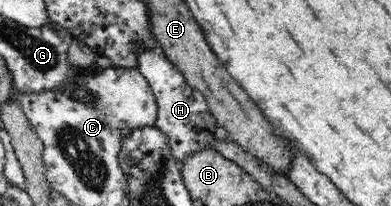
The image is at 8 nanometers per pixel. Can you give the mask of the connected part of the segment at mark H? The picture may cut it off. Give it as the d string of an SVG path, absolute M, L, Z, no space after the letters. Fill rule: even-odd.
M156 51L145 52L139 57L139 73L147 80L147 83L152 89L152 94L156 99L158 117L155 126L160 129L168 137L168 146L172 150L172 156L178 166L183 164L183 161L191 156L193 153L211 149L211 145L218 140L229 141L228 131L224 130L214 118L214 115L208 109L208 104L203 95L196 89L187 84L182 73L180 73L175 66L167 59L166 56L156 53Z

